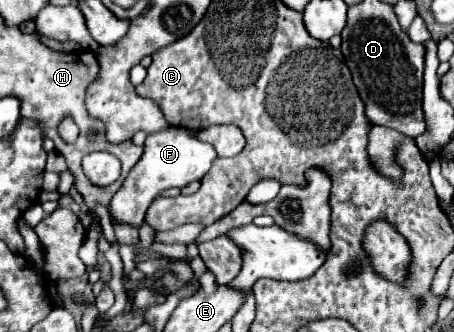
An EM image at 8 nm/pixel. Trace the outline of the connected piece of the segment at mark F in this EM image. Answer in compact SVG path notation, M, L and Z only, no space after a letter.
M168 127L162 133L148 135L140 161L132 167L126 181L122 183L122 187L118 189L118 193L114 193L114 197L110 201L110 209L112 209L110 217L120 223L140 227L144 221L144 213L150 207L156 193L160 193L168 187L184 187L192 181L200 181L204 177L204 173L210 169L214 157L216 157L214 147L192 137L188 133L188 129Z

